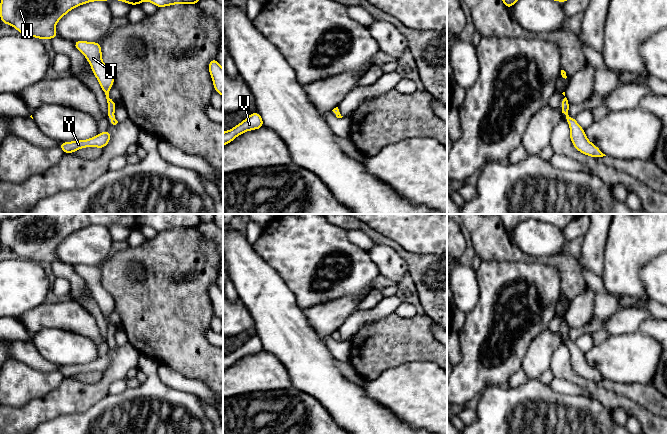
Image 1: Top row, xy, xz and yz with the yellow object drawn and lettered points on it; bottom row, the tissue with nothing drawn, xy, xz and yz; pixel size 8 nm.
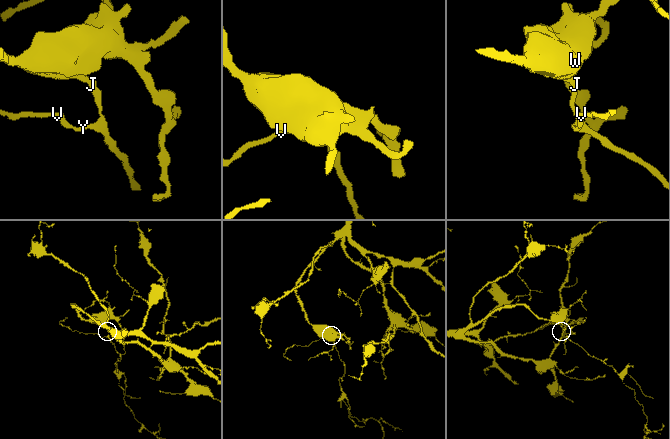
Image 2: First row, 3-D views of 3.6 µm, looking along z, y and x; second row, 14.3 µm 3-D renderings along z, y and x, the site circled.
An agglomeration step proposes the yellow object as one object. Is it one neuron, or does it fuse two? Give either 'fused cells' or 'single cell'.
single cell

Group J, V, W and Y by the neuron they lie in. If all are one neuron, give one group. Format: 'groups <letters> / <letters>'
groups J V W Y

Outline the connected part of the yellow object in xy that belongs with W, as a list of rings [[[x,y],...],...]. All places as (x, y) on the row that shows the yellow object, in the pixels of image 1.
[[[1,0],[0,3],[0,19],[2,24],[9,24],[17,29],[20,34],[32,36],[38,39],[53,39],[59,37],[55,31],[55,25],[58,21],[66,15],[69,11],[93,1],[107,1],[107,0]]]

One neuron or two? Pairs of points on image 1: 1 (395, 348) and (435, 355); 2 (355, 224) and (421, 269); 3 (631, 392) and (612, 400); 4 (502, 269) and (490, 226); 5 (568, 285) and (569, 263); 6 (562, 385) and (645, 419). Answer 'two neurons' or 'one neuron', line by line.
1: one neuron
2: one neuron
3: two neurons
4: two neurons
5: one neuron
6: two neurons

